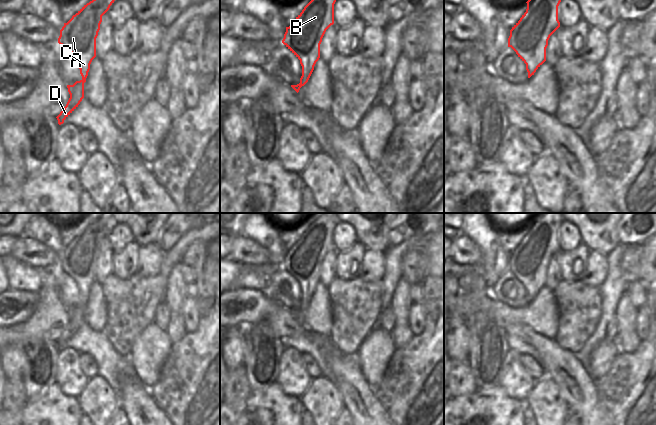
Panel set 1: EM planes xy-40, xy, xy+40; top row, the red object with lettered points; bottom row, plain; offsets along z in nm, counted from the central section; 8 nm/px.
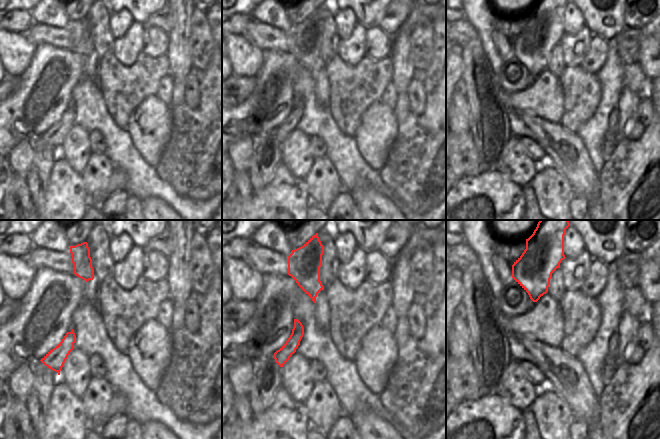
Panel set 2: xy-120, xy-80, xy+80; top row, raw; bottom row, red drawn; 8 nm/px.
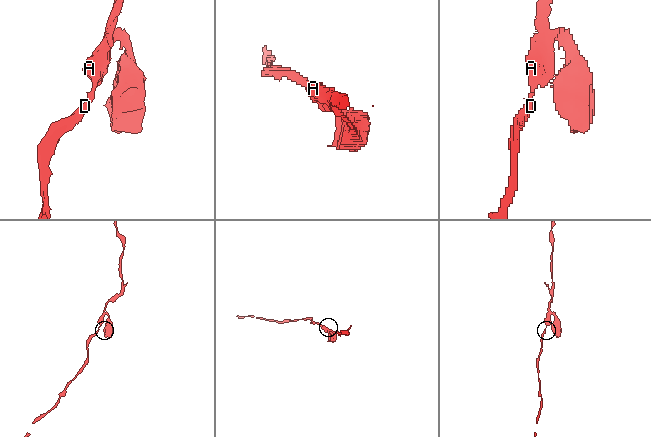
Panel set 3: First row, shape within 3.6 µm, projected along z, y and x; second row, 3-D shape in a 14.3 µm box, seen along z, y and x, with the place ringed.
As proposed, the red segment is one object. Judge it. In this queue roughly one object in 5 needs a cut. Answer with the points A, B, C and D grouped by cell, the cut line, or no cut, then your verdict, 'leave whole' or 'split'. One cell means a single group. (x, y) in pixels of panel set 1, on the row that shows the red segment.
groups A B C D; cut none; leave whole

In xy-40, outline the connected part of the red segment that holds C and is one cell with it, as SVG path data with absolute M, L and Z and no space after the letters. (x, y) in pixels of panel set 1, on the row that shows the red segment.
M90 1L73 15L67 23L64 23L60 30L58 43L76 58L82 79L76 81L73 85L67 85L70 98L56 117L59 125L64 123L64 120L84 98L84 83L90 70L90 64L96 57L96 38L100 30L102 16L109 10L114 1Z

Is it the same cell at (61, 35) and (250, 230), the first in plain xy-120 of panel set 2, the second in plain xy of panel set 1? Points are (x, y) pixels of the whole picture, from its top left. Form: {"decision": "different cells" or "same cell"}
{"decision": "different cells"}

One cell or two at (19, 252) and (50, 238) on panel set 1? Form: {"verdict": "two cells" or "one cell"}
{"verdict": "two cells"}

